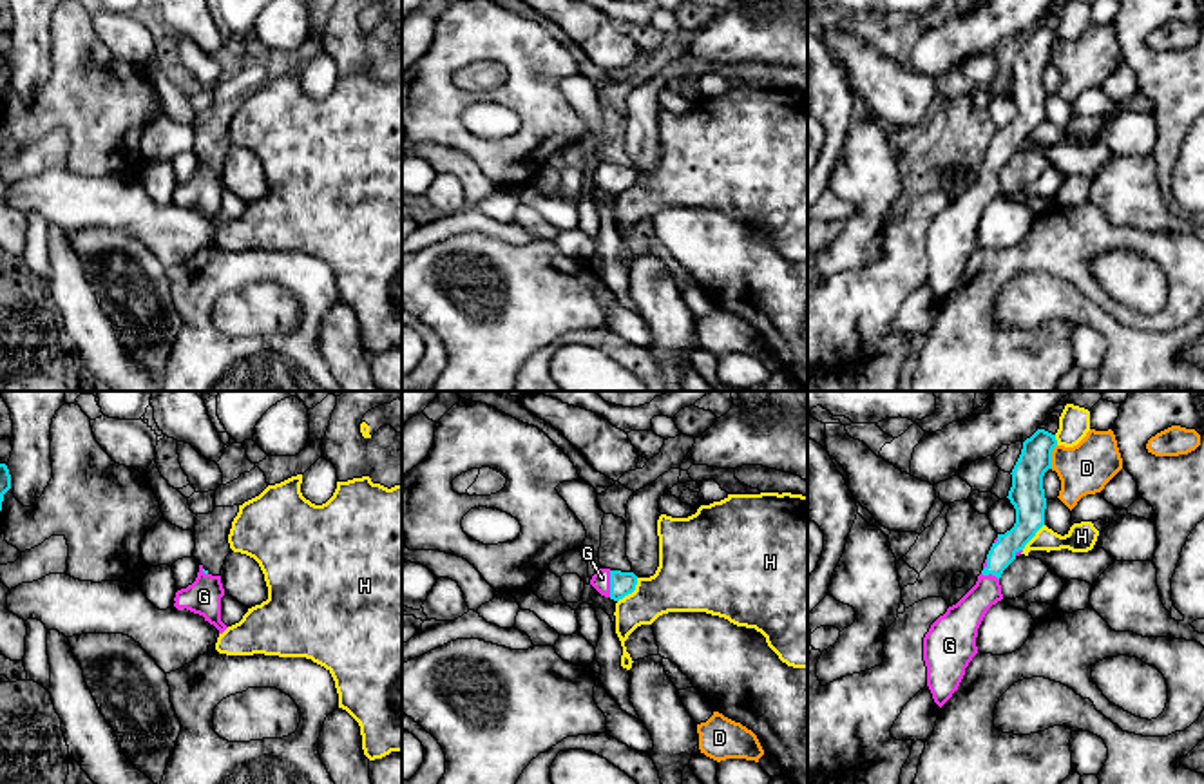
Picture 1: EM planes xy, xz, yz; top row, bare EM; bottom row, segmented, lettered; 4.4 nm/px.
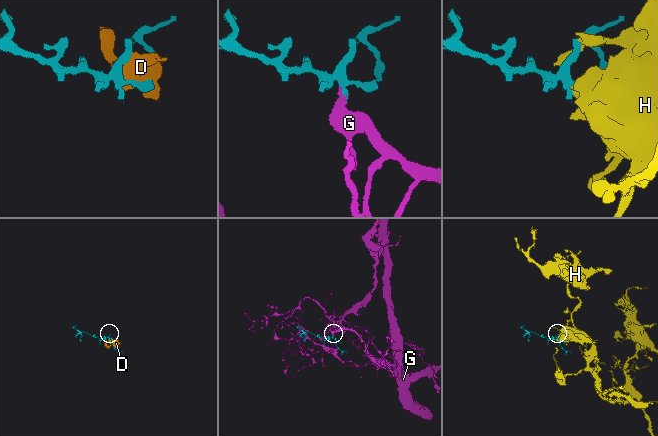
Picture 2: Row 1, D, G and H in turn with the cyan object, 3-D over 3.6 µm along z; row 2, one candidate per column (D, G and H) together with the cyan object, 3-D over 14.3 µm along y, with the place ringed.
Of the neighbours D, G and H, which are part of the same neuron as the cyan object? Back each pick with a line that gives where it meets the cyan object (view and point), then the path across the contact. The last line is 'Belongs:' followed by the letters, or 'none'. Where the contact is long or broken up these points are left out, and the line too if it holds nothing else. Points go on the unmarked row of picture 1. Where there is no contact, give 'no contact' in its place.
G: xz (611, 178) | across xz (621, 178), (611, 178), (602, 172)
Belongs: G

